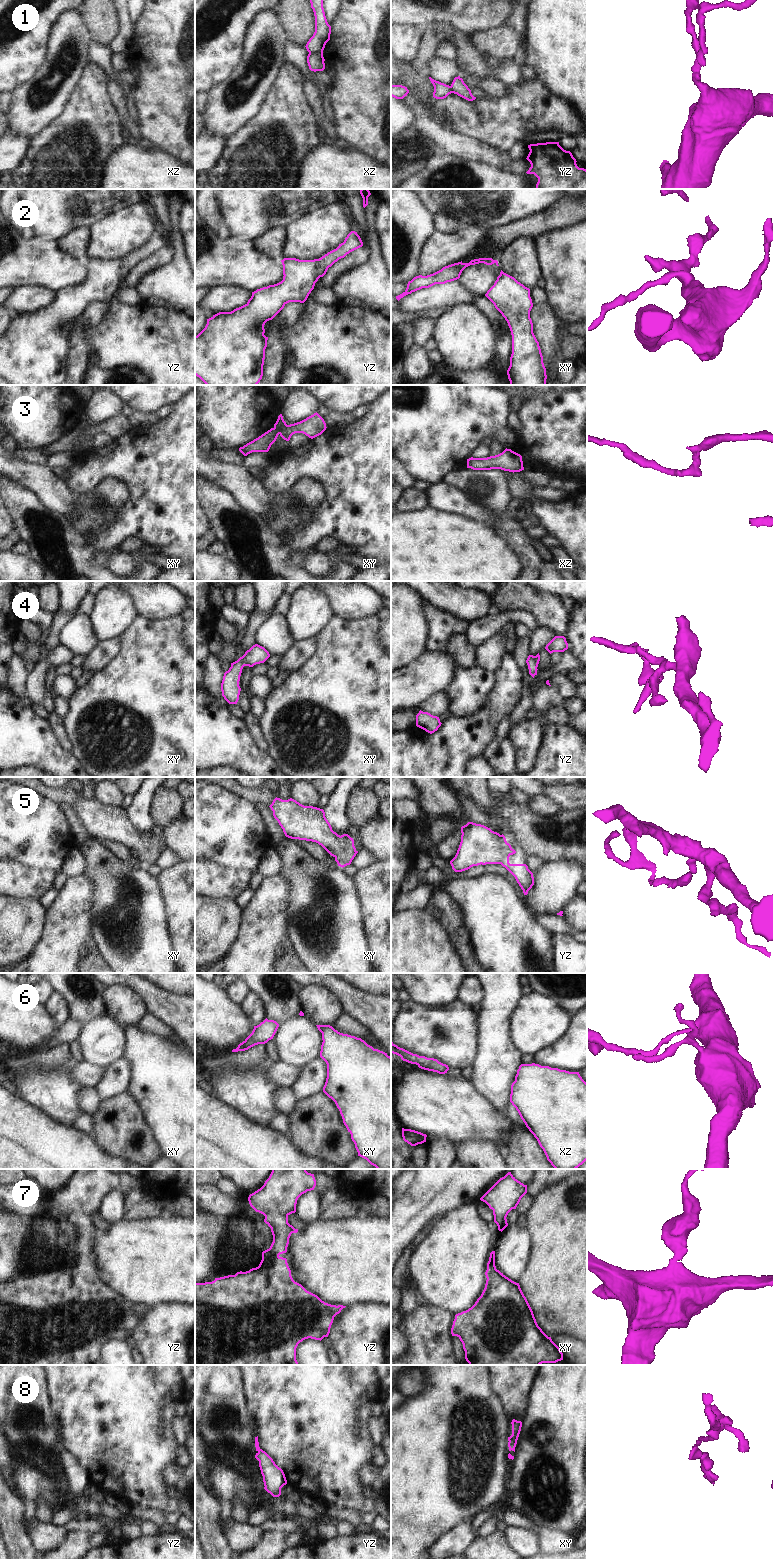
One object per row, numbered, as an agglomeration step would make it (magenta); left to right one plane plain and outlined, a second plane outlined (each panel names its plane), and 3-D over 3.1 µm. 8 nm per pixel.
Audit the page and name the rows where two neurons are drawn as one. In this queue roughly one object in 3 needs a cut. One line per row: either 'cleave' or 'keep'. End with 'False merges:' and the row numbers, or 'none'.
1: cleave
2: keep
3: keep
4: keep
5: keep
6: keep
7: keep
8: keep
False merges: 1

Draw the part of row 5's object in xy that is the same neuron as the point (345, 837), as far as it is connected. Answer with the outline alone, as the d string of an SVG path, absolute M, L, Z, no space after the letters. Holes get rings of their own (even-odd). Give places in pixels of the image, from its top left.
M275 798L269 806L273 811L274 818L278 821L286 837L316 842L321 845L331 856L335 858L338 866L345 867L350 865L358 851L354 846L354 840L348 834L338 835L325 817L323 809L304 806L296 800L290 798L282 800Z

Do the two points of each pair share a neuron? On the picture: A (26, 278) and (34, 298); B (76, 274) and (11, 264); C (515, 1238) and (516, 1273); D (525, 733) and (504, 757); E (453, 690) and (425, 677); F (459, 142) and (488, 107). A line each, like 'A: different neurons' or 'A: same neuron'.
A: different neurons
B: same neuron
C: same neuron
D: different neurons
E: different neurons
F: different neurons

